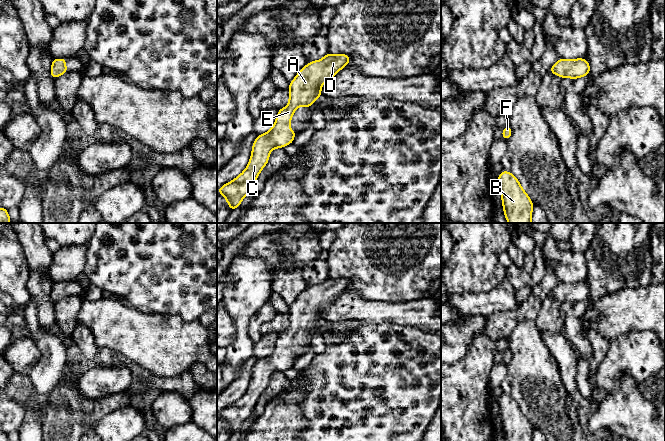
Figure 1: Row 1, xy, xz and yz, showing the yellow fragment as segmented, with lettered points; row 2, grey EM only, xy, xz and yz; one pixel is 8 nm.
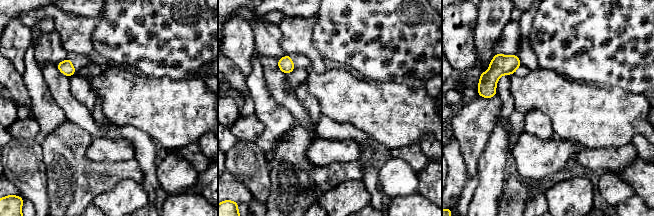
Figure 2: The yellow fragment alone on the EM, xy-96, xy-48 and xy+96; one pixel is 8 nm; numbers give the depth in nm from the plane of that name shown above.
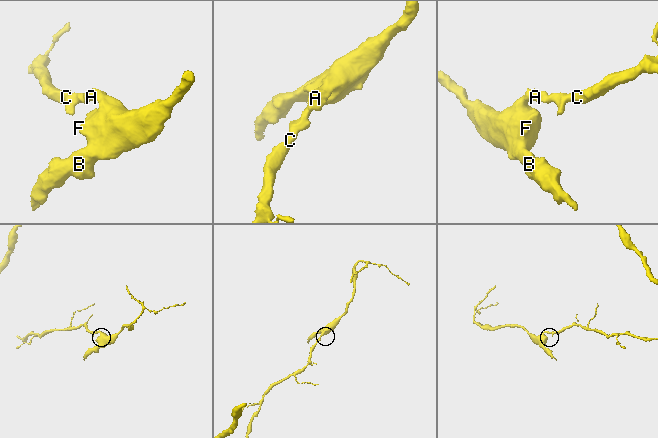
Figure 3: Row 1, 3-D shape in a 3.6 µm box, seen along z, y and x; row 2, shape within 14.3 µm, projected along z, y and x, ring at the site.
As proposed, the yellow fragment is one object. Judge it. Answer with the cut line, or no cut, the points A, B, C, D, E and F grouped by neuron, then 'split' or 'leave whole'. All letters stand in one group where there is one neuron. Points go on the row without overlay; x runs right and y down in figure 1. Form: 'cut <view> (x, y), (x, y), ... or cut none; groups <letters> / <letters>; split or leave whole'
cut none; groups A B C D E F; leave whole

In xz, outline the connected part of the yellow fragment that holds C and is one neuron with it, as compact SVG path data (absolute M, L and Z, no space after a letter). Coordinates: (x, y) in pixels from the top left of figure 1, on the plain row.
M328 276L322 283L309 286L299 294L288 312L288 329L278 334L273 351L256 361L245 394L218 413L218 417L225 421L231 434L238 432L242 423L250 417L259 397L269 385L270 376L293 366L296 357L290 353L290 346L295 333L302 330L310 332L322 319L322 309L347 290L349 285L350 280L346 278L333 279Z

